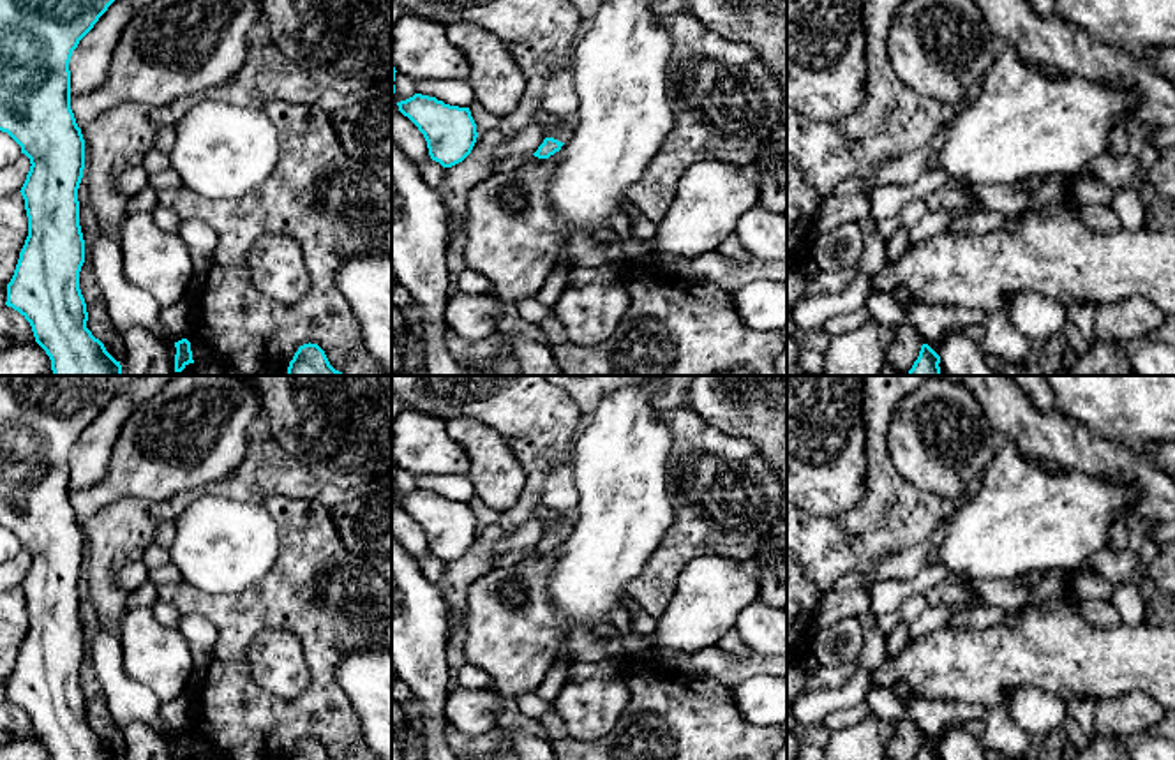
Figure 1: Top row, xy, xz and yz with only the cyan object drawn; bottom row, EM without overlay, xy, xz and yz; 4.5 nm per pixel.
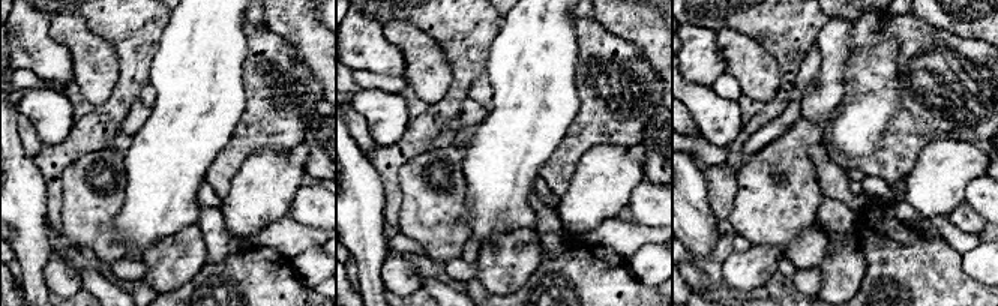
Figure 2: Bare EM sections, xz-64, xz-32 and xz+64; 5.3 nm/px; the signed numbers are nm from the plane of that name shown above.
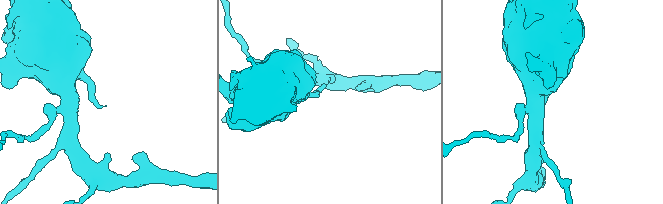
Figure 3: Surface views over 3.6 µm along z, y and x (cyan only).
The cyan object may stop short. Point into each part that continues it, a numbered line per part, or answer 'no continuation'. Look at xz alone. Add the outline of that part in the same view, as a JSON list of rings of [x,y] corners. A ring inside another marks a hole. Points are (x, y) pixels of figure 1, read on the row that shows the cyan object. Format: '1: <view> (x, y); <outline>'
1: xz (560, 127); [[[572,113],[572,115],[563,115],[563,116],[547,116],[547,123],[545,123],[545,138],[554,138],[561,143],[565,143],[572,132],[577,129],[579,123],[579,115]]]

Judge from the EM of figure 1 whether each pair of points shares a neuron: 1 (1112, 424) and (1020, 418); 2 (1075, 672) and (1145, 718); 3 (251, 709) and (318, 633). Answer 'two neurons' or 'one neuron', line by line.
1: two neurons
2: two neurons
3: one neuron

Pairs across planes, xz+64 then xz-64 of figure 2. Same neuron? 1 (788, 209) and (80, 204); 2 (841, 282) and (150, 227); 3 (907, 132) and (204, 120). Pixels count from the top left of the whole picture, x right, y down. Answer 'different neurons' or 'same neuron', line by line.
1: same neuron
2: different neurons
3: different neurons

